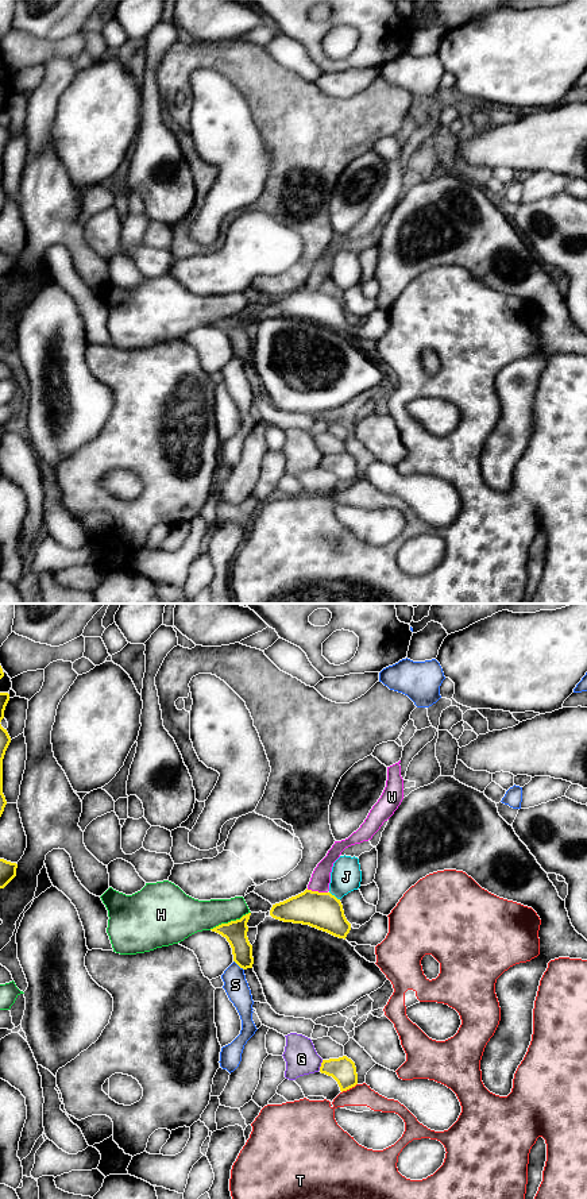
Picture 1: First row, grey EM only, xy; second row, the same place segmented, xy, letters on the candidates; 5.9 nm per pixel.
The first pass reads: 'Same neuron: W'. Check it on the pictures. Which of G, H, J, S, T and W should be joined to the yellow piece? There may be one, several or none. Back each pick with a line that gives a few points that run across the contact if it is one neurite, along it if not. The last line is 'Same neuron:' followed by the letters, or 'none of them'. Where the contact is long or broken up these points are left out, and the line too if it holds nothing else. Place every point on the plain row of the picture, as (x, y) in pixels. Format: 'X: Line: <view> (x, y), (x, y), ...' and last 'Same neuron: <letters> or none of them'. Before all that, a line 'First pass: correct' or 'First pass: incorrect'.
First pass: correct
W: Line: xy (321, 305), (317, 301), (317, 286), (320, 274)
Same neuron: W

